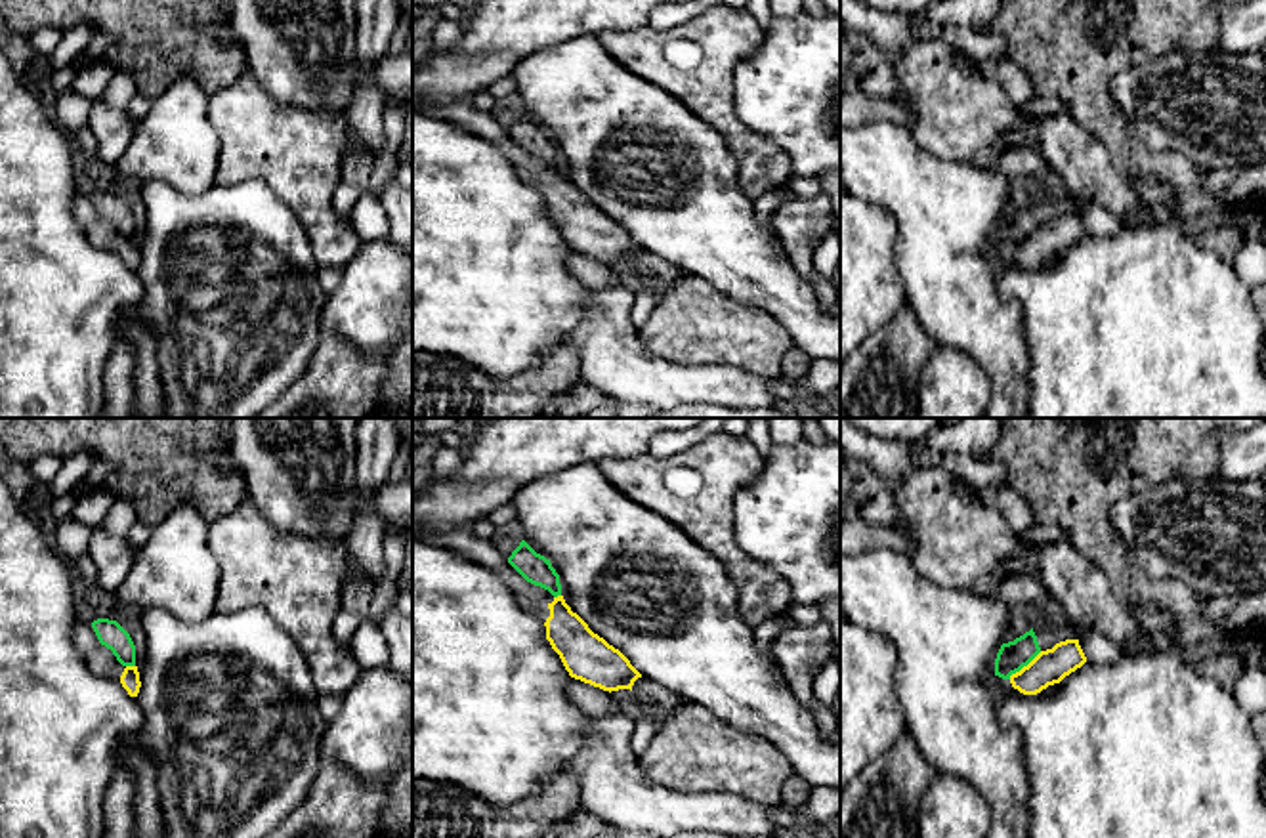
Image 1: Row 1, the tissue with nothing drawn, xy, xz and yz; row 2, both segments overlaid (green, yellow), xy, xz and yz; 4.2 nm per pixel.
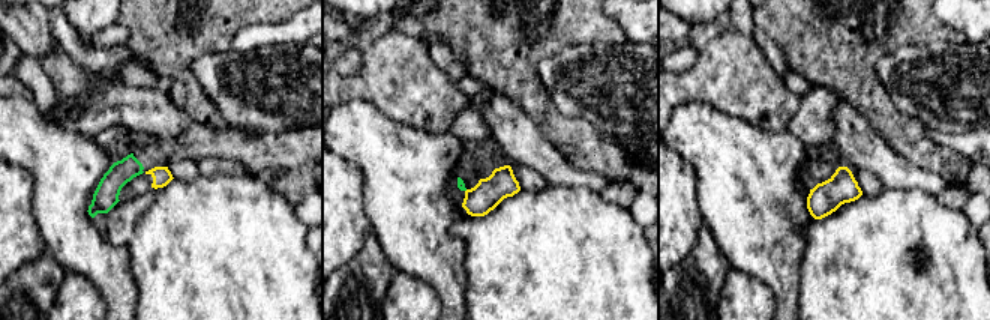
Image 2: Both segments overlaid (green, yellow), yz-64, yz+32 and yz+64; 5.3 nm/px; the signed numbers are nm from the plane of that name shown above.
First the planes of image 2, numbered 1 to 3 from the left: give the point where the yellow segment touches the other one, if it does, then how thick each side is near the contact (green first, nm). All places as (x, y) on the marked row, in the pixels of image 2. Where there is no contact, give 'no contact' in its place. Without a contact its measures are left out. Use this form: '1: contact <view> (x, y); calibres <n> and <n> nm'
1: no contact
2: no contact
3: no contact

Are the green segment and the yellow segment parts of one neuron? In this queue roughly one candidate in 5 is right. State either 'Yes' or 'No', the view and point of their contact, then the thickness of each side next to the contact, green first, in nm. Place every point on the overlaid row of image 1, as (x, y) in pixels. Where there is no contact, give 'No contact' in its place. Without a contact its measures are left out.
No. Touches green at yz (1024, 665). Thickness 120 nm (green) against 150 nm

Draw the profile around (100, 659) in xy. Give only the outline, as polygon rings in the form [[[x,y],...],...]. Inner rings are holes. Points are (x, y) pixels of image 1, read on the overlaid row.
[[[76,620],[73,641],[94,674],[120,681],[130,697],[137,697],[141,687],[137,666],[122,666],[113,651],[99,643],[90,622]]]

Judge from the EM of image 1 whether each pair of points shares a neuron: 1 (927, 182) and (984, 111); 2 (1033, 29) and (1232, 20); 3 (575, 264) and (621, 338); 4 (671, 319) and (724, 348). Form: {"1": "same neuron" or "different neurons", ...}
{"1": "different neurons", "2": "different neurons", "3": "different neurons", "4": "same neuron"}

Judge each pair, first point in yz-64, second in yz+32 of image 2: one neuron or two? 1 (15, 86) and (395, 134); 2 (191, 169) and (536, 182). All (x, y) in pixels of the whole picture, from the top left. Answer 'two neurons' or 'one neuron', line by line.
1: two neurons
2: one neuron

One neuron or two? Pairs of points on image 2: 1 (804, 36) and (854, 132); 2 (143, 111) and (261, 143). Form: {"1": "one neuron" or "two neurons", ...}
{"1": "two neurons", "2": "two neurons"}

